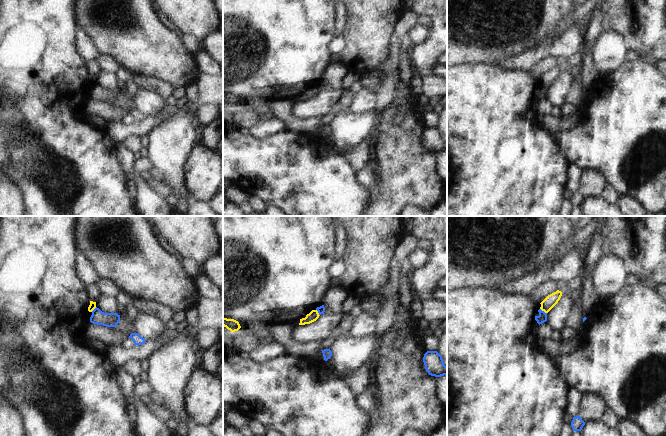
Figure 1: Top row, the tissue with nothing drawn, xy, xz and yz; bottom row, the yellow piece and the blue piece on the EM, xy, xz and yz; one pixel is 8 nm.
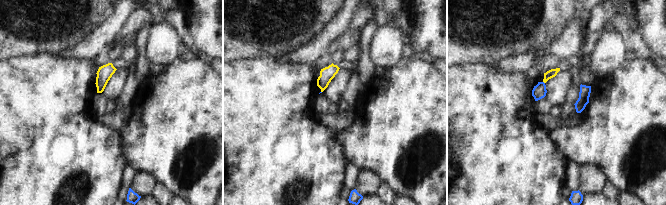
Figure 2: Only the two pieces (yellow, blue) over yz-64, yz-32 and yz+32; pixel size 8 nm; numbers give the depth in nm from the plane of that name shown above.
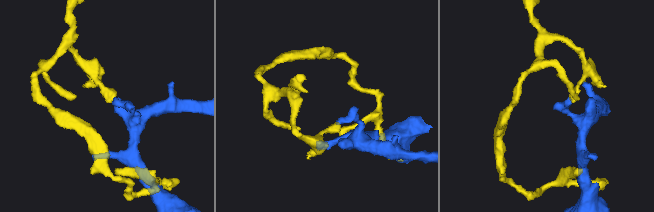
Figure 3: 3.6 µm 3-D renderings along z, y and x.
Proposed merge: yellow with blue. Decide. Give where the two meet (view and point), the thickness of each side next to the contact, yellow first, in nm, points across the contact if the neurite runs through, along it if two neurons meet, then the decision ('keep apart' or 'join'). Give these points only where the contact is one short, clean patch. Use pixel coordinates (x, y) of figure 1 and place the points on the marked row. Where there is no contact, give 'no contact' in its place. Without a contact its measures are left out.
contact yz (543, 310); calibres 100 and 70 nm; border yz (540, 308), (546, 313); keep apart

